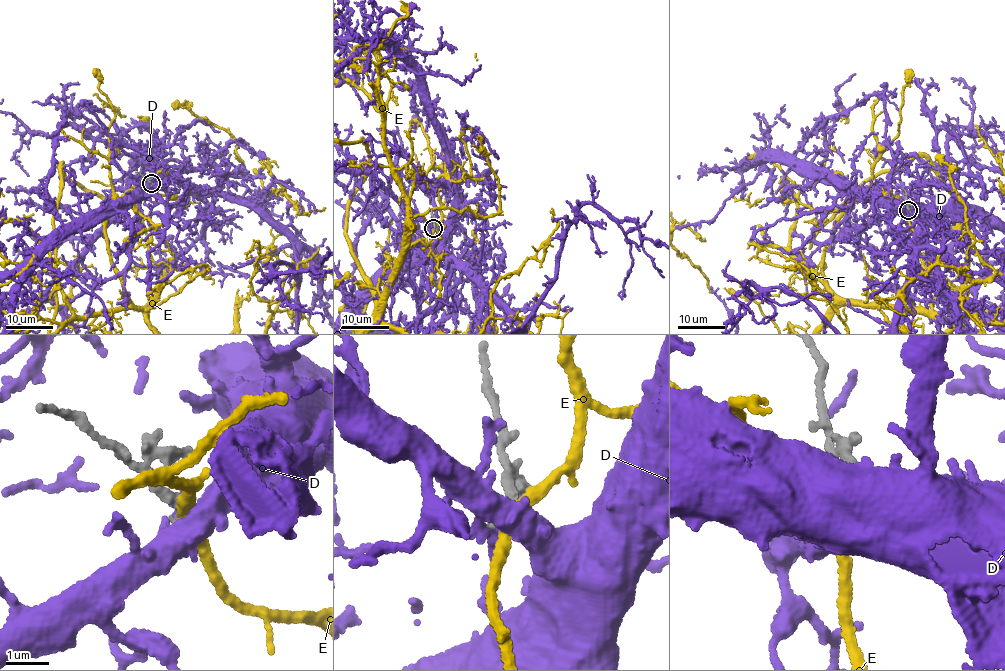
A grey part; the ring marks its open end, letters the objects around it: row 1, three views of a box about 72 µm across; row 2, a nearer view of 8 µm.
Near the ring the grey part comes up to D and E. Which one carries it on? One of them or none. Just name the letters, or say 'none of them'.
D

